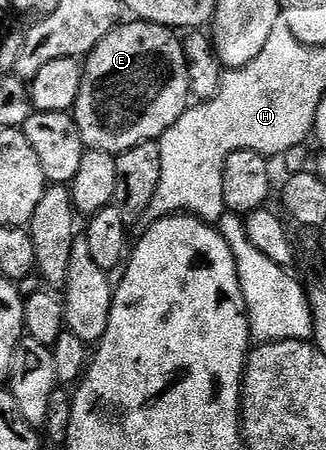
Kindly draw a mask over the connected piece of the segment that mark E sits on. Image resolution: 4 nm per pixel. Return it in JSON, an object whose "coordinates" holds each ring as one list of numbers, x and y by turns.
{"coordinates":[[146,20,128,22,107,34,83,64,83,86,71,115,77,119,86,149,94,152,120,154,140,144,152,144,179,122,191,104,182,37,172,28]]}

